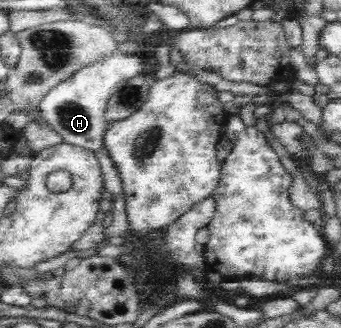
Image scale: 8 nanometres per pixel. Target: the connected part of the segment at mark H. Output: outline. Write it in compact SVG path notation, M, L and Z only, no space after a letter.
M114 50L110 56L80 68L70 78L51 88L39 104L40 115L50 128L64 139L65 144L78 146L96 154L103 148L103 139L109 127L104 112L110 95L131 78L142 74L142 67L142 59L136 53Z

